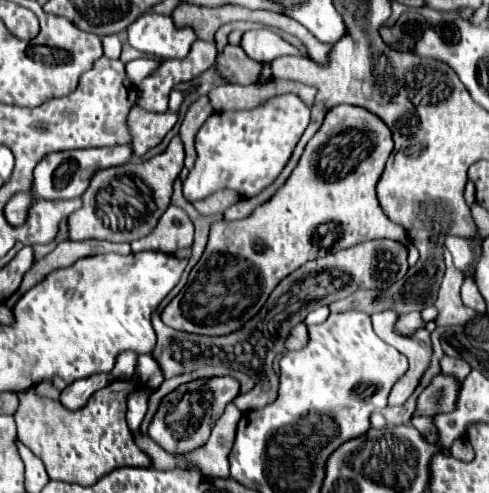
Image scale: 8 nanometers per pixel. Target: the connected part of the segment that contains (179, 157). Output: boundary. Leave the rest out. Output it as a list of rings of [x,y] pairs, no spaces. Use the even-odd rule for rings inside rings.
[[[173,136],[167,150],[163,154],[157,154],[145,162],[137,164],[121,164],[113,168],[103,168],[93,176],[89,188],[81,196],[83,208],[73,212],[73,216],[67,218],[69,238],[73,240],[107,240],[107,242],[133,242],[137,238],[147,236],[159,222],[161,214],[169,206],[169,198],[173,192],[173,180],[179,176],[183,168],[183,142],[179,136]],[[109,210],[109,216],[107,216]],[[121,216],[123,216],[123,230],[121,228]]]

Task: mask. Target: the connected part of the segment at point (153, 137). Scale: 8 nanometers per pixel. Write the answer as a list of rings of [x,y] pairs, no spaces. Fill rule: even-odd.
[[[133,106],[129,112],[129,132],[135,156],[143,156],[149,148],[157,146],[163,136],[175,126],[177,114],[175,112],[149,112],[141,106]]]

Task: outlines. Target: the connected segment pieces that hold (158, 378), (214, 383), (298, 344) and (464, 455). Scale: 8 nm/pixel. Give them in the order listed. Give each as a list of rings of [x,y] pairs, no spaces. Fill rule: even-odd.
[[[151,354],[138,356],[136,374],[140,382],[150,388],[159,387],[164,380],[163,372]]]
[[[215,376],[215,378],[199,378],[199,380],[191,380],[187,384],[181,384],[179,388],[175,388],[171,394],[167,394],[151,424],[149,424],[149,436],[163,446],[169,452],[189,452],[201,444],[207,442],[209,434],[211,434],[211,424],[217,422],[217,418],[223,414],[225,406],[235,400],[235,396],[239,394],[241,384],[233,378],[233,376]],[[195,386],[207,386],[207,390],[193,390]]]
[[[304,322],[295,326],[285,341],[285,347],[289,351],[299,350],[308,342],[308,328]]]
[[[457,438],[450,447],[450,455],[455,456],[457,460],[471,462],[473,460],[473,448],[465,438]]]

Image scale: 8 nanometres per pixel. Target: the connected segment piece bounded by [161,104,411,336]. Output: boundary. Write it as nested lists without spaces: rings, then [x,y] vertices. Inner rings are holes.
[[[339,104],[331,108],[323,120],[323,126],[309,140],[297,168],[267,204],[261,204],[249,218],[237,222],[221,220],[211,224],[201,270],[191,270],[187,286],[161,312],[161,320],[175,330],[225,336],[249,322],[263,308],[275,286],[307,260],[327,256],[333,252],[333,248],[337,252],[377,238],[391,238],[401,244],[411,244],[407,230],[399,224],[393,224],[385,212],[381,212],[377,200],[377,180],[381,178],[391,150],[393,138],[389,126],[381,118],[373,116],[373,112],[365,112],[365,108],[353,108],[351,104]]]

